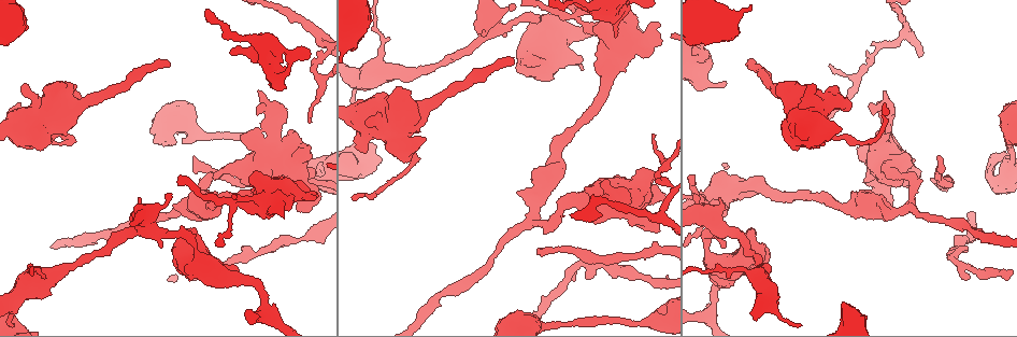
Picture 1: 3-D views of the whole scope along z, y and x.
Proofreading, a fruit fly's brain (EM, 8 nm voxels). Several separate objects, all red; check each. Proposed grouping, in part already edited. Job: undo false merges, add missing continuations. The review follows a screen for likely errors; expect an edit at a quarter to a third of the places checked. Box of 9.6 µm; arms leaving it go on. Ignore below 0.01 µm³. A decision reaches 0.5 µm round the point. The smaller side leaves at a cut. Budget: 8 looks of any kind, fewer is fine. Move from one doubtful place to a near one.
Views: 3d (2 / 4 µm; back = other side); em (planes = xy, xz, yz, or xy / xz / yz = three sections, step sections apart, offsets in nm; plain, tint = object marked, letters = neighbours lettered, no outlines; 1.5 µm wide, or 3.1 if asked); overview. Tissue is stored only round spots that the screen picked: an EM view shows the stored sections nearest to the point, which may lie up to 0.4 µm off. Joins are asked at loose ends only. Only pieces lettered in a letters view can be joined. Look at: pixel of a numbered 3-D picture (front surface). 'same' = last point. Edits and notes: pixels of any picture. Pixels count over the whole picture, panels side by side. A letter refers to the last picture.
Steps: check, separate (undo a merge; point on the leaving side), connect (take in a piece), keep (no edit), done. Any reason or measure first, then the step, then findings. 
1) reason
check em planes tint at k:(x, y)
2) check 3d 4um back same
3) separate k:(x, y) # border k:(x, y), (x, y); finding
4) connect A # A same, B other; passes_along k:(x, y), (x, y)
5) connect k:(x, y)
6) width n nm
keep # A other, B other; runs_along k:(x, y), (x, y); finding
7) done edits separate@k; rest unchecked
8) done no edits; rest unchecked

thin end
check 3d 4um at 1:(653, 135)

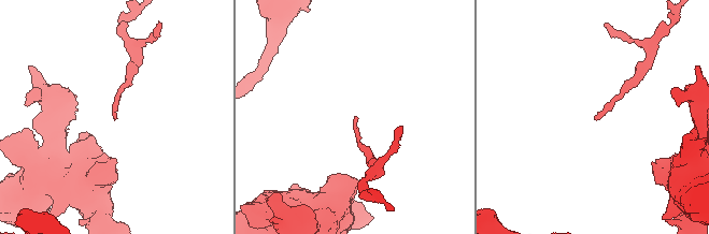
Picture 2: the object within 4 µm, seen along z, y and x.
check em planes letters at 2:(357, 117)

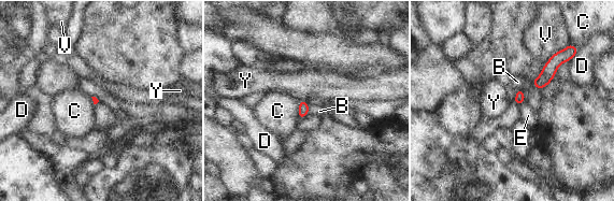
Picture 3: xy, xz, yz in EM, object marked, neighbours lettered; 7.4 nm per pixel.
keep # B other, C other, D other, E other, V other, Y other; border 3:(310, 106), (309, 112); no lettered piece goes on from it

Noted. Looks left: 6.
abrupt turn
check em yz step 4 tint at 1:(579, 9)

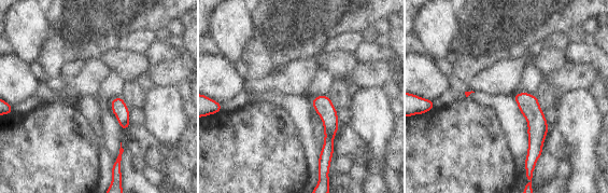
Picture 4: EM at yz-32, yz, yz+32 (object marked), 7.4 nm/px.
check em planes tint same

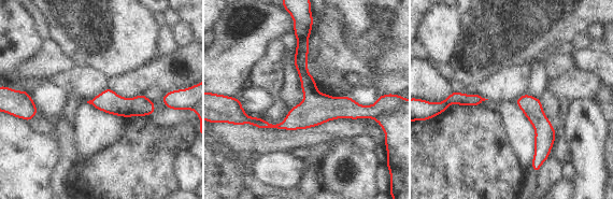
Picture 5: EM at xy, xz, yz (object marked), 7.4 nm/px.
what lies round it
check em planes letters same

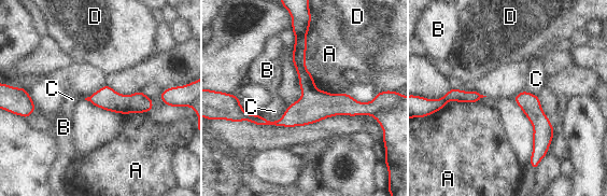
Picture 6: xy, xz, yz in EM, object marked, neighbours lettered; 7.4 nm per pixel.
separate 6:(344, 104) # A other, B other, C other, D other; border 6:(379, 112), (371, 115); two neurons meet here

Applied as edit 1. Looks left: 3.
branch stops here
check 3d 2um at 1:(25, 85)

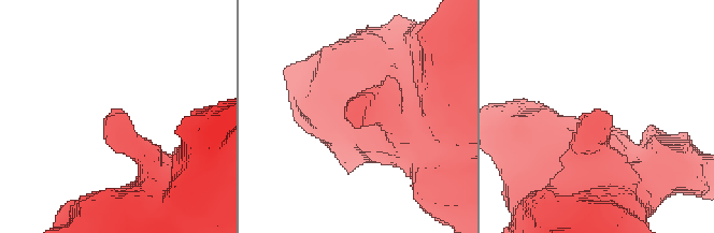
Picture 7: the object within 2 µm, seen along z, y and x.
now the EM
check em xz step 8 tint at 7:(356, 127)

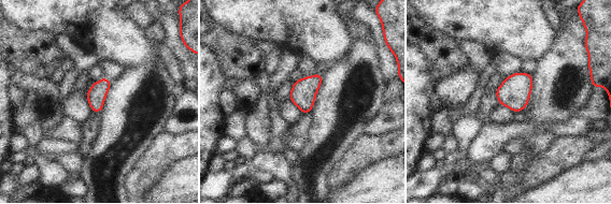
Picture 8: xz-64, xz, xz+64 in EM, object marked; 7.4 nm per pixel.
cut it another way
check em planes letters same

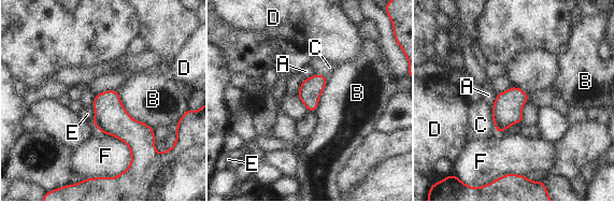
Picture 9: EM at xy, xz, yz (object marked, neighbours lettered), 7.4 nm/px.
longest_contact B 400 nm
keep # A other, B other, C other, D other, E other, F other; no lettered piece goes on from it

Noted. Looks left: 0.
done edits separate@6; rest unchecked

